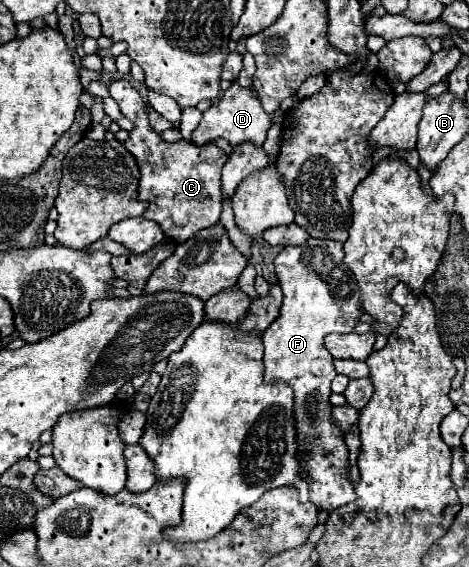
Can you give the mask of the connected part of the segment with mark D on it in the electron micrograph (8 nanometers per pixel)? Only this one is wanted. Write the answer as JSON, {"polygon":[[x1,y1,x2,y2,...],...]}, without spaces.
{"polygon":[[232,82,232,86,224,92,224,96,218,100,218,104,214,104,212,108,208,108,204,112,198,128,192,132,192,140,194,140,194,144,206,144,216,138,224,138,232,146,238,146,240,142,254,142,256,146,262,146,270,126,272,126,272,118,262,108,254,90,244,88,238,82]]}

